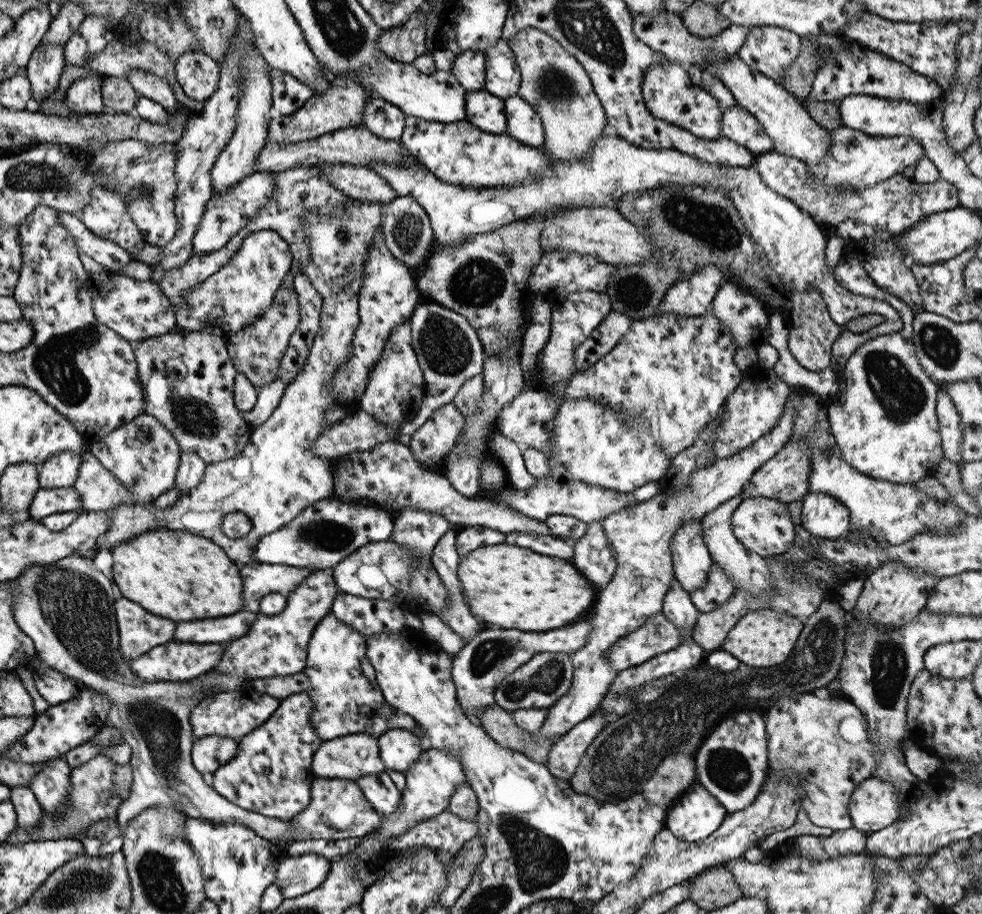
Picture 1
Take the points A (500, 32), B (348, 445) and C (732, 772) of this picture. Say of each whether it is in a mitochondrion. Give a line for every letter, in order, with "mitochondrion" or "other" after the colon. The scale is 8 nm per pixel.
A: other
B: other
C: mitochondrion

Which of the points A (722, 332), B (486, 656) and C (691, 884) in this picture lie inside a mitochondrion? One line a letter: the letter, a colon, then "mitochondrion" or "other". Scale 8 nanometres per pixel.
A: other
B: mitochondrion
C: other

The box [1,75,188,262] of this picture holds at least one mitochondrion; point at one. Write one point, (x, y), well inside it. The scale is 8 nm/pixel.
(32, 175)

